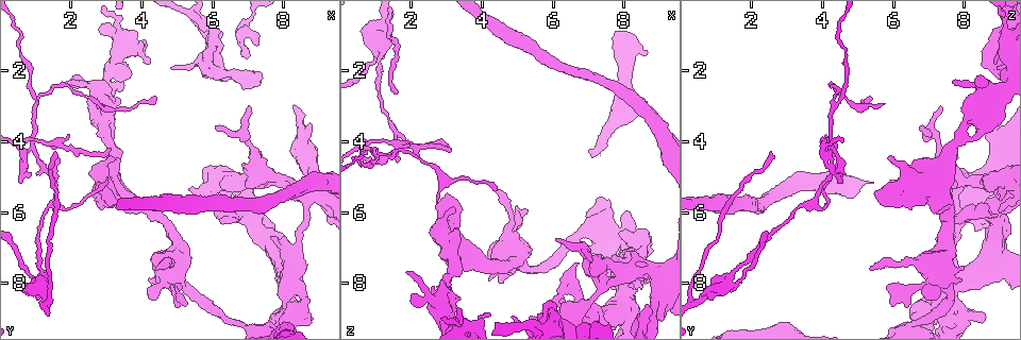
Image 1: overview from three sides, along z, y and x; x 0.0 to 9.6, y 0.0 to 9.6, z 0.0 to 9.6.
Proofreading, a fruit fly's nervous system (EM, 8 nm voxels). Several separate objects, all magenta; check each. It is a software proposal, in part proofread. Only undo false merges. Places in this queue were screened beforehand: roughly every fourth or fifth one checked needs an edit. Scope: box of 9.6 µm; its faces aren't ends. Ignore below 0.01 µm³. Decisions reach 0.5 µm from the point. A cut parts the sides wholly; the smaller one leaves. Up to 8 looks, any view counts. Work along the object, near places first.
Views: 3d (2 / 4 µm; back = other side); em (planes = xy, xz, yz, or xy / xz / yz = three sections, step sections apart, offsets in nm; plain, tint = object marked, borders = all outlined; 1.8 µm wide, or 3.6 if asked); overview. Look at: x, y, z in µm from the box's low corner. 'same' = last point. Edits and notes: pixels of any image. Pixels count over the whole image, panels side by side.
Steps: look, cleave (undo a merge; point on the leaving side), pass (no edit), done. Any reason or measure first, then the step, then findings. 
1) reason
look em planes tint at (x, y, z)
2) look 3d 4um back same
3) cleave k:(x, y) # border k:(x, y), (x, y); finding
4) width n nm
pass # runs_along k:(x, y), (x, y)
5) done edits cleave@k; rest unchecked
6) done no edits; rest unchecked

abrupt turn
look 3d 4um at (3.35, 1.30, 9.05)

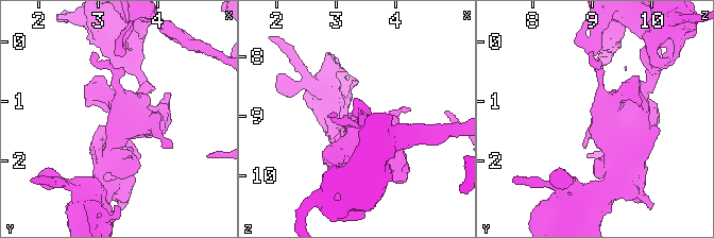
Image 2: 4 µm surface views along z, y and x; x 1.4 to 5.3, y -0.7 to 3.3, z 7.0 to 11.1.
now the EM
look em 3.6um yz step 8 tint at (3.30, 1.30, 9.15)

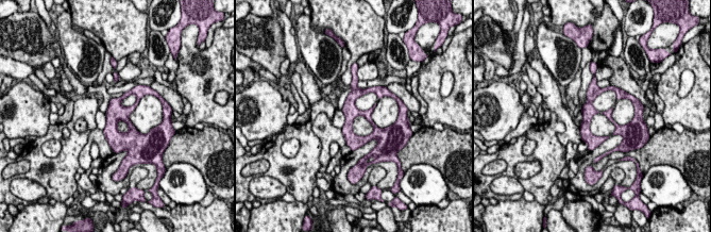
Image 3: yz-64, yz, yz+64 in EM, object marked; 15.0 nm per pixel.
width 200 nm
pass # one cell here

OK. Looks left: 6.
four or more arms meet
look em xz step 16 tint at (7.30, 6.20, 9.00)

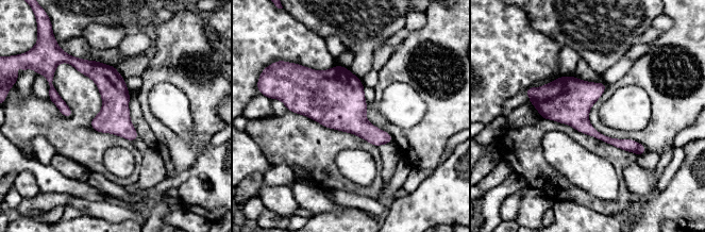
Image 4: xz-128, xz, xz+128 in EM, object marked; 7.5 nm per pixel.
cut it another way
look em planes tint same

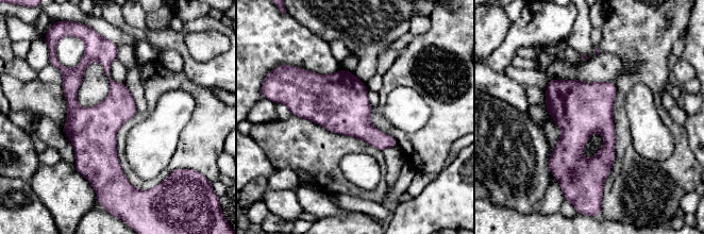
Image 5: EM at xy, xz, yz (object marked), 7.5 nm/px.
width 300 nm
pass # all the same cell

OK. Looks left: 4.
abrupt turn
look em xz step 8 tint at (8.65, 5.70, 7.70)

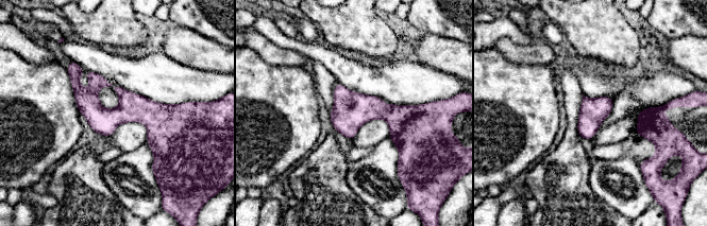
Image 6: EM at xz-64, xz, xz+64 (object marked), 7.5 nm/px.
pass # runs_along 6:(71, 72), (101, 114), (179, 106); all the same cell

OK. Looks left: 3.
done no edits; rest unchecked

